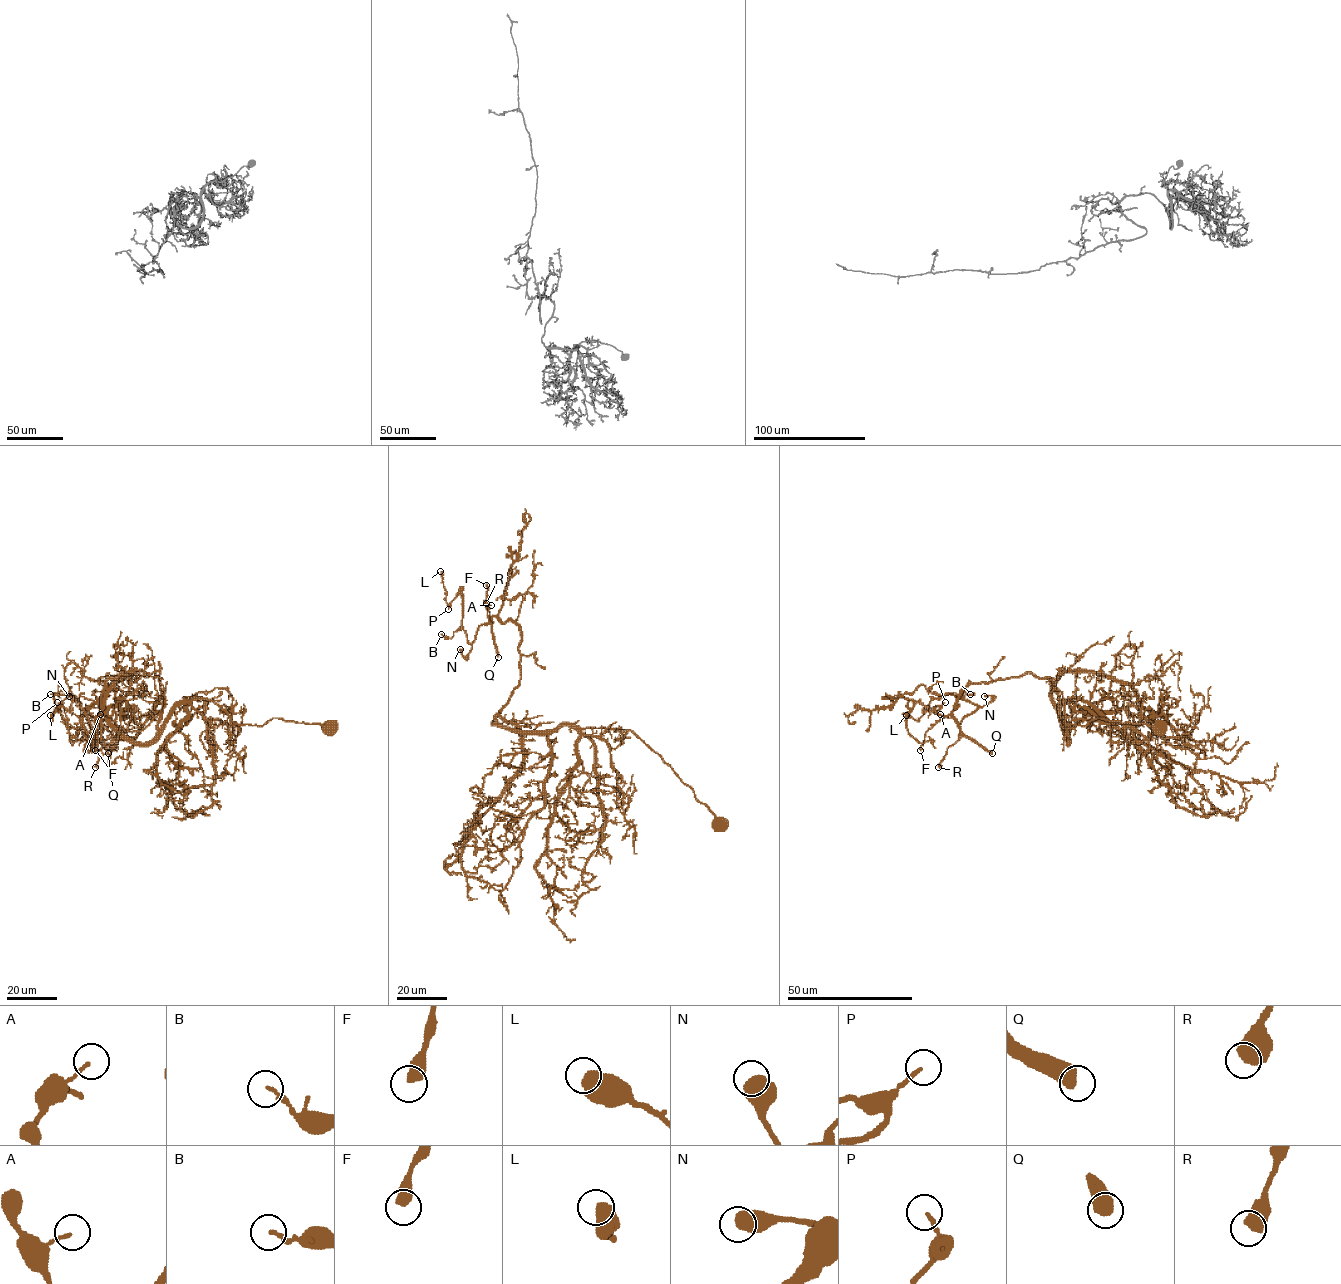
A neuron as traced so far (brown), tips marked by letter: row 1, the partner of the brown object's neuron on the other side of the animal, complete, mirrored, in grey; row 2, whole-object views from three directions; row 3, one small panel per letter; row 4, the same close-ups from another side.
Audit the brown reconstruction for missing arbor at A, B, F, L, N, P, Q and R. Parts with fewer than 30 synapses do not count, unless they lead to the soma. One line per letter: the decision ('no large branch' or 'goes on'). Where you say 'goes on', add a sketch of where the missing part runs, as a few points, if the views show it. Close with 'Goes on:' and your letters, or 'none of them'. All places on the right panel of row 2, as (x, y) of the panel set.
A: no large branch
B: no large branch
F: no large branch
L: no large branch
N: no large branch
P: no large branch
Q: goes on
R: no large branch
Goes on: Q

